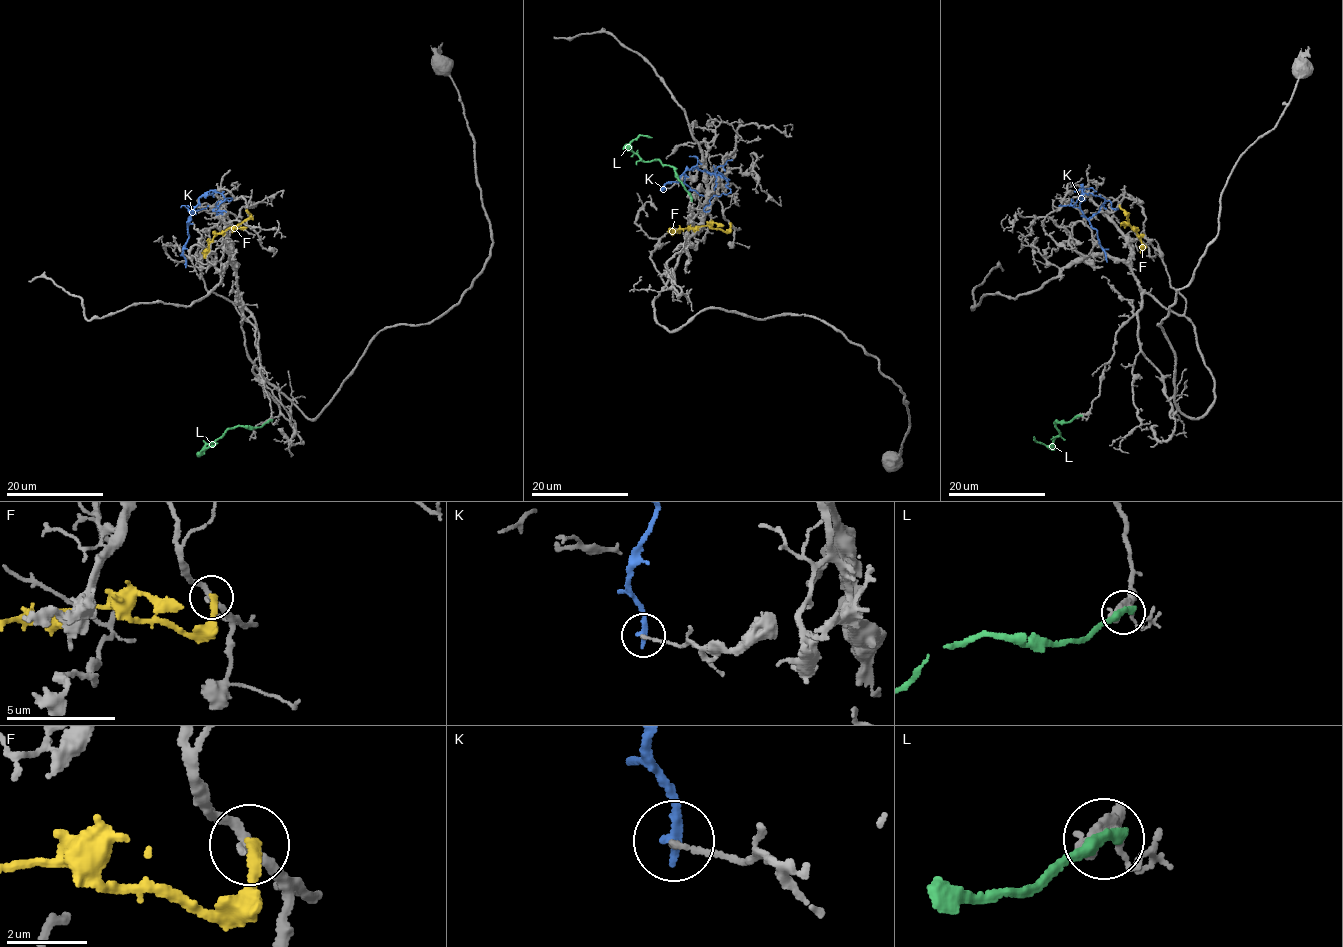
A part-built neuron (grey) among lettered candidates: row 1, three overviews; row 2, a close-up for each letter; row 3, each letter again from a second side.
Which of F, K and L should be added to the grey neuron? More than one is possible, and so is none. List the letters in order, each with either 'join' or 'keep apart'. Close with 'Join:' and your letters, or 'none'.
F: keep apart
K: keep apart
L: keep apart
Join: none

